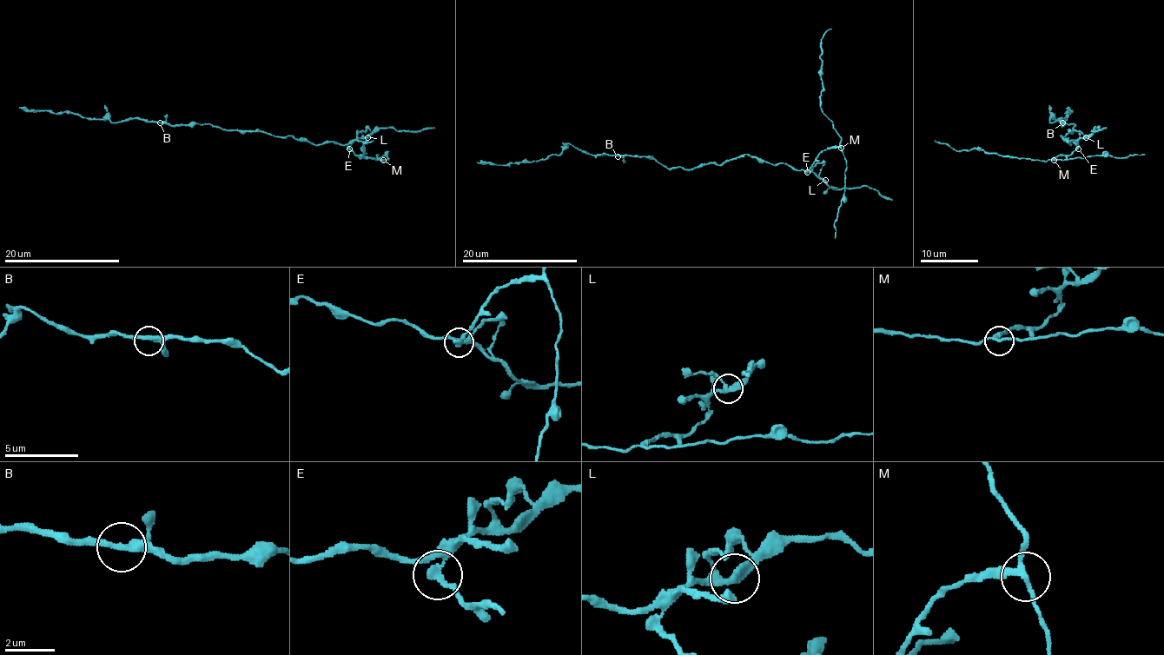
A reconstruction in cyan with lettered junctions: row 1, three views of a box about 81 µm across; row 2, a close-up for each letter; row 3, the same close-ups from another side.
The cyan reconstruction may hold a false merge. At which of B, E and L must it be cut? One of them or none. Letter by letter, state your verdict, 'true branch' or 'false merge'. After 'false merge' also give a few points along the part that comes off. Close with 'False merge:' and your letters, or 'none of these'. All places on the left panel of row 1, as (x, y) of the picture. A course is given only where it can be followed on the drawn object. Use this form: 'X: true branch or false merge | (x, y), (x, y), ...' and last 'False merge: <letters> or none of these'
B: true branch
E: false merge | (348, 148), (354, 155), (383, 162), (363, 155), (365, 144), (373, 140)
L: true branch
False merge: E

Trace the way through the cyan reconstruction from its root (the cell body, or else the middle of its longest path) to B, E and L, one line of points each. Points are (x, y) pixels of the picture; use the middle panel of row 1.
B: (729, 161), (701, 163), (684, 169), (679, 167), (666, 168), (644, 156), (618, 156)
E: (729, 161), (749, 154), (770, 163), (788, 163), (806, 172)
L: (729, 161), (749, 154), (770, 163), (788, 163), (796, 169), (810, 171), (825, 180)

